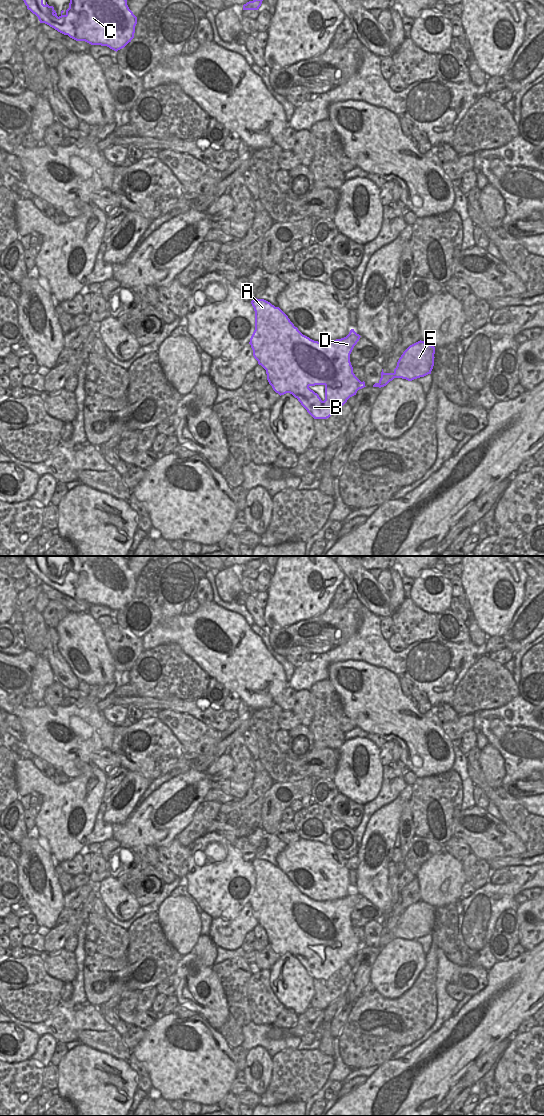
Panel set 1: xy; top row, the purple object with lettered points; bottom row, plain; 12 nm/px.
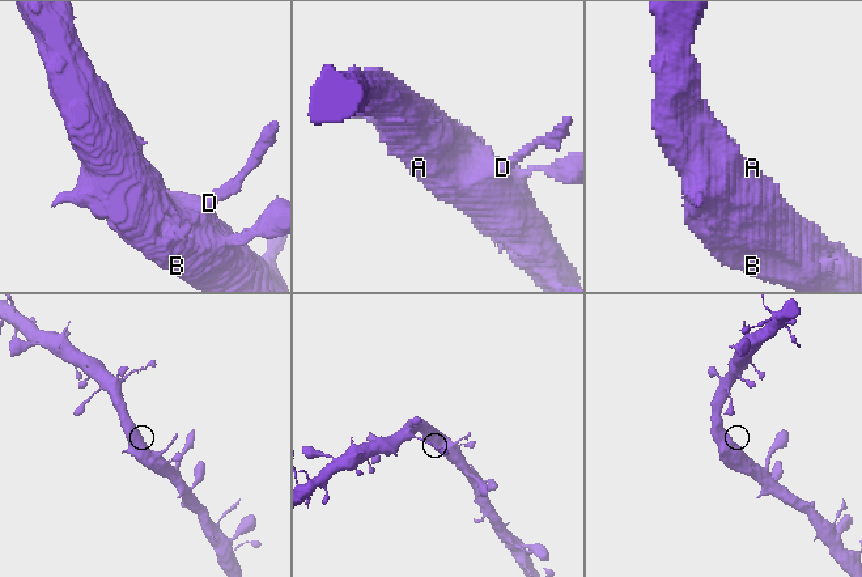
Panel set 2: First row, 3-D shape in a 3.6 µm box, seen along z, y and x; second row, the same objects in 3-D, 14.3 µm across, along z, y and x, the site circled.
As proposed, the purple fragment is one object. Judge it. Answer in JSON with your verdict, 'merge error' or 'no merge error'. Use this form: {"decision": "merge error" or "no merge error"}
{"decision": "no merge error"}

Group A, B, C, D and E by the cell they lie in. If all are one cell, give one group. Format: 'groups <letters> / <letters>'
groups A B C D E

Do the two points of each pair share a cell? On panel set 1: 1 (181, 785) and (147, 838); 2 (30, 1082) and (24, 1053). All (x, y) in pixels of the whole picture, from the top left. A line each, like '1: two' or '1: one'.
1: one
2: two

